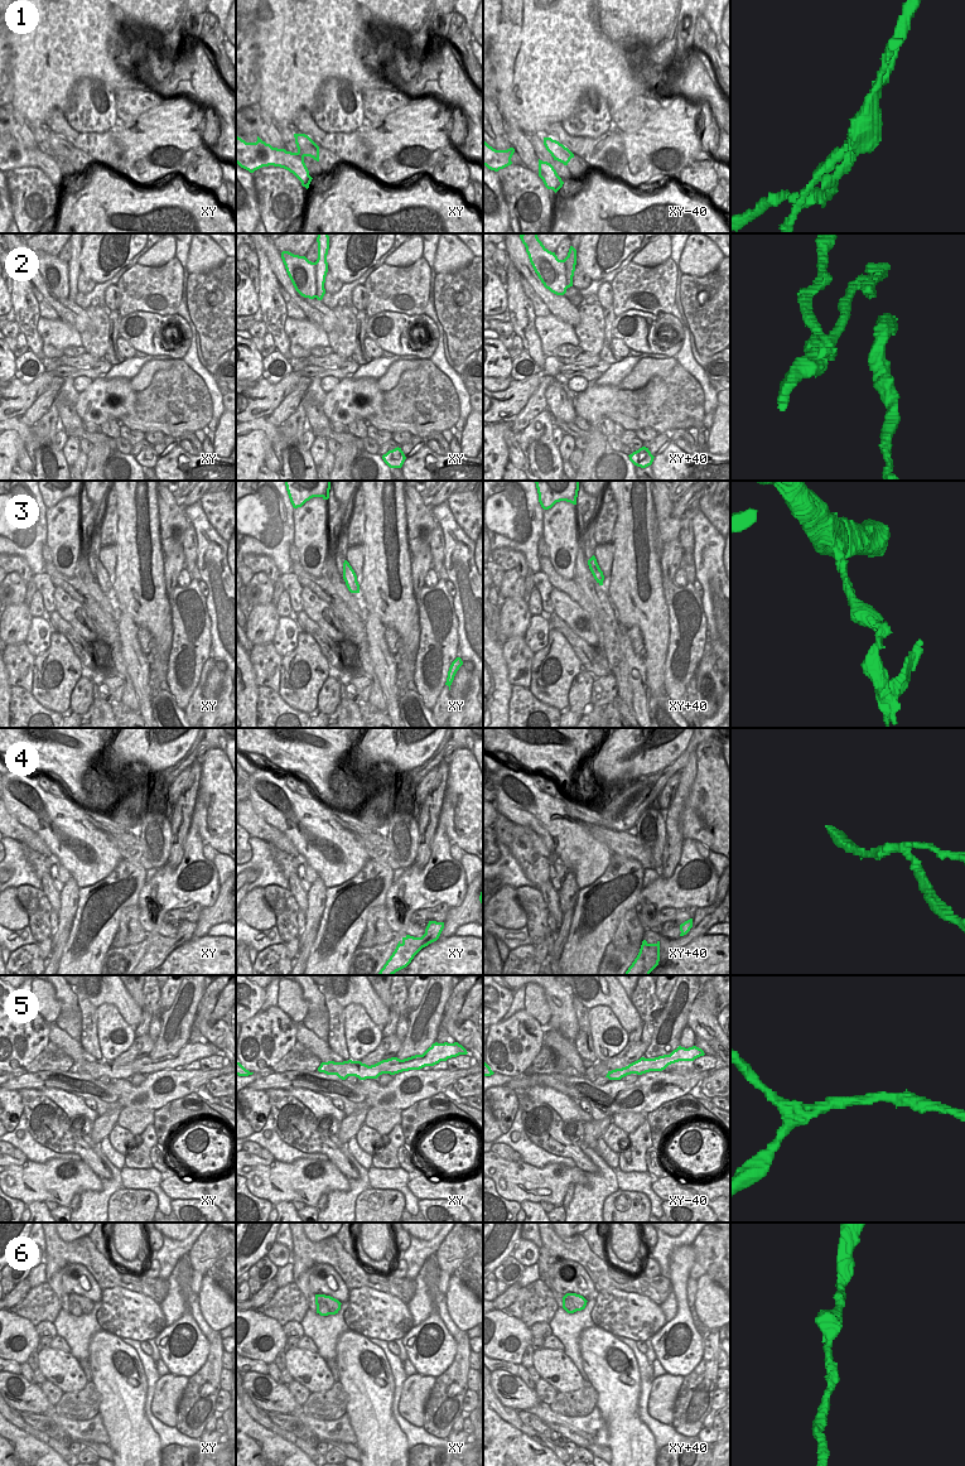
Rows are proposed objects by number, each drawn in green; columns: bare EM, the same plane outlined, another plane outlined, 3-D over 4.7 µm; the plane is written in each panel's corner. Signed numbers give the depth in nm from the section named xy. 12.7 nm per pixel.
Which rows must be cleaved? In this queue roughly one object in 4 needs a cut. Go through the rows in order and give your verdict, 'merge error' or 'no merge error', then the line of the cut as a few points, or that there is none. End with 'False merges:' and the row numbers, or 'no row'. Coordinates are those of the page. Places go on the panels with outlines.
1: merge error | xy (298, 152), (303, 159)
2: merge error | xy (314, 263), (317, 297)
3: merge error | xy+40 (597, 563), (590, 570)
4: no merge error | no cut
5: no merge error | no cut
6: no merge error | no cut
False merges: 1, 2, 3

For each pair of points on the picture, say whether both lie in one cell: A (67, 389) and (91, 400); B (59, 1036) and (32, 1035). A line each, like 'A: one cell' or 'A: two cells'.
A: two cells
B: two cells

